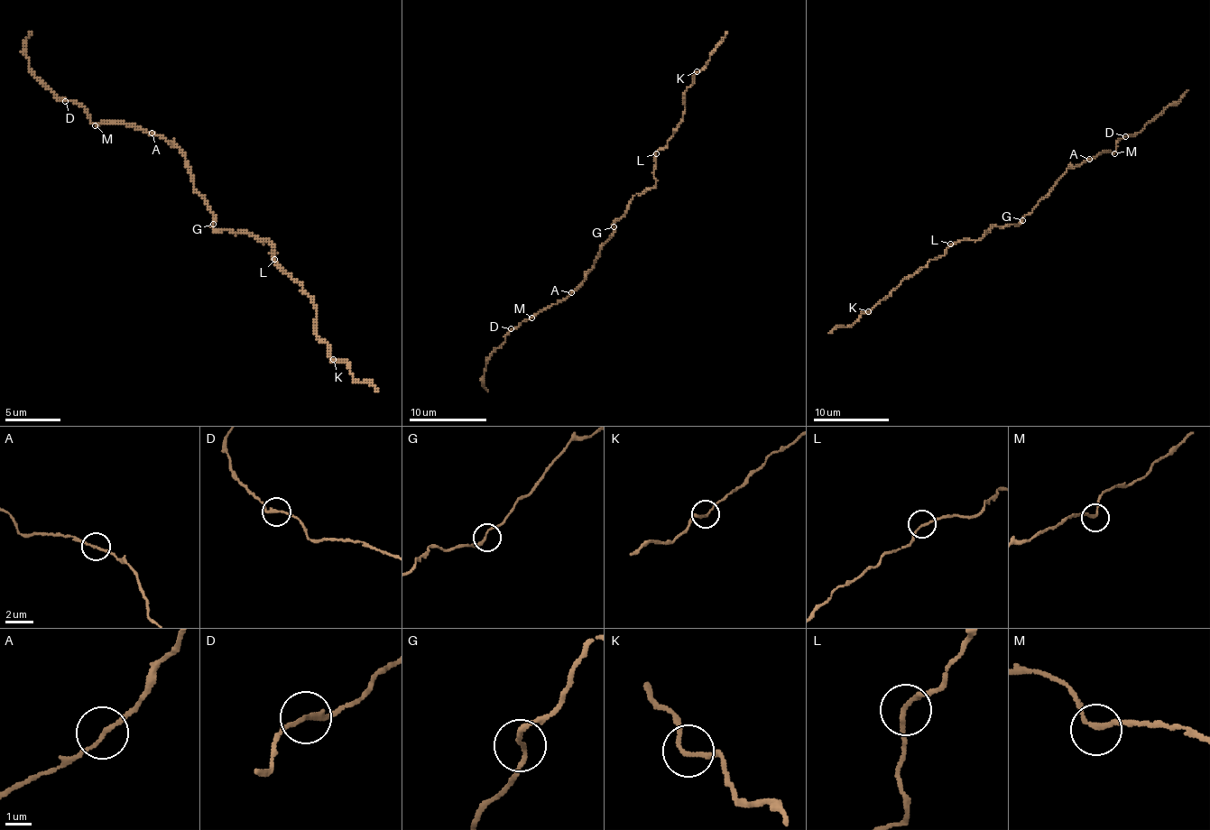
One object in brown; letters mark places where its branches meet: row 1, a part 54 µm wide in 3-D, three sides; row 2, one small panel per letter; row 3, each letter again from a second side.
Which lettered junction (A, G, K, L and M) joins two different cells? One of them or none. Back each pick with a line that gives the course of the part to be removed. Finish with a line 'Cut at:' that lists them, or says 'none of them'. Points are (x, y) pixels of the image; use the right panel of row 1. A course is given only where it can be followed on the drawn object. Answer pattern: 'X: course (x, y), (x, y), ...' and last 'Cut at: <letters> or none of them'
Cut at: none of them

